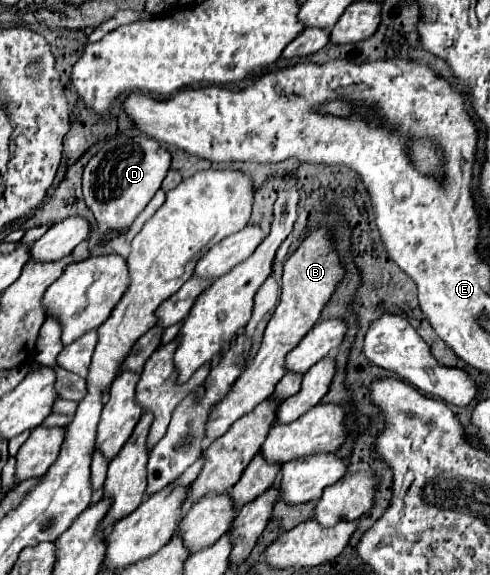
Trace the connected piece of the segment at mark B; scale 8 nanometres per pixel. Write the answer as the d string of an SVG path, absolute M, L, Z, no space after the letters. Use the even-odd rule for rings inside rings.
M318 229L318 231L310 233L310 237L306 237L302 241L302 245L288 257L288 261L284 263L280 303L278 303L272 319L266 325L262 345L260 345L258 353L254 355L254 359L246 365L244 373L234 381L234 387L224 395L222 401L218 401L210 409L208 421L206 421L206 433L204 433L206 439L214 441L216 437L220 437L222 433L226 433L230 429L230 425L236 419L254 411L254 407L258 407L262 401L266 401L272 395L274 385L286 373L284 371L286 353L294 345L298 345L300 339L316 325L320 311L328 303L328 299L334 293L342 275L344 275L344 269L338 261L338 255L334 253L334 249L330 245L330 237L328 237L326 229Z

